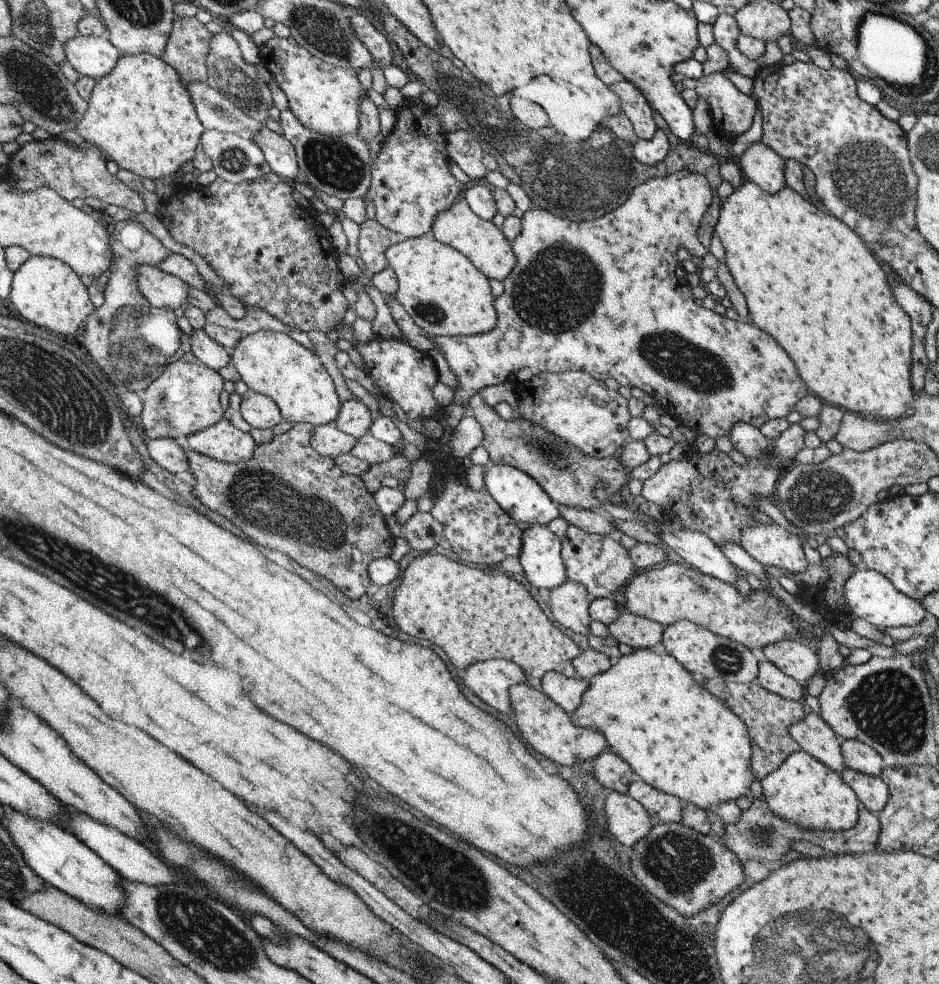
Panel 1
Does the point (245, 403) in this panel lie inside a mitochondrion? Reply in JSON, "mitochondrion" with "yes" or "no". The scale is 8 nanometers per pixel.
{"mitochondrion":"no"}

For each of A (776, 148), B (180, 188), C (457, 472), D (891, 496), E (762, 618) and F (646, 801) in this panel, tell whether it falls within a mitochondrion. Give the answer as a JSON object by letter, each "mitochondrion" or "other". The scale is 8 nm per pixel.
{"A":"other","B":"other","C":"other","D":"other","E":"mitochondrion","F":"other"}

